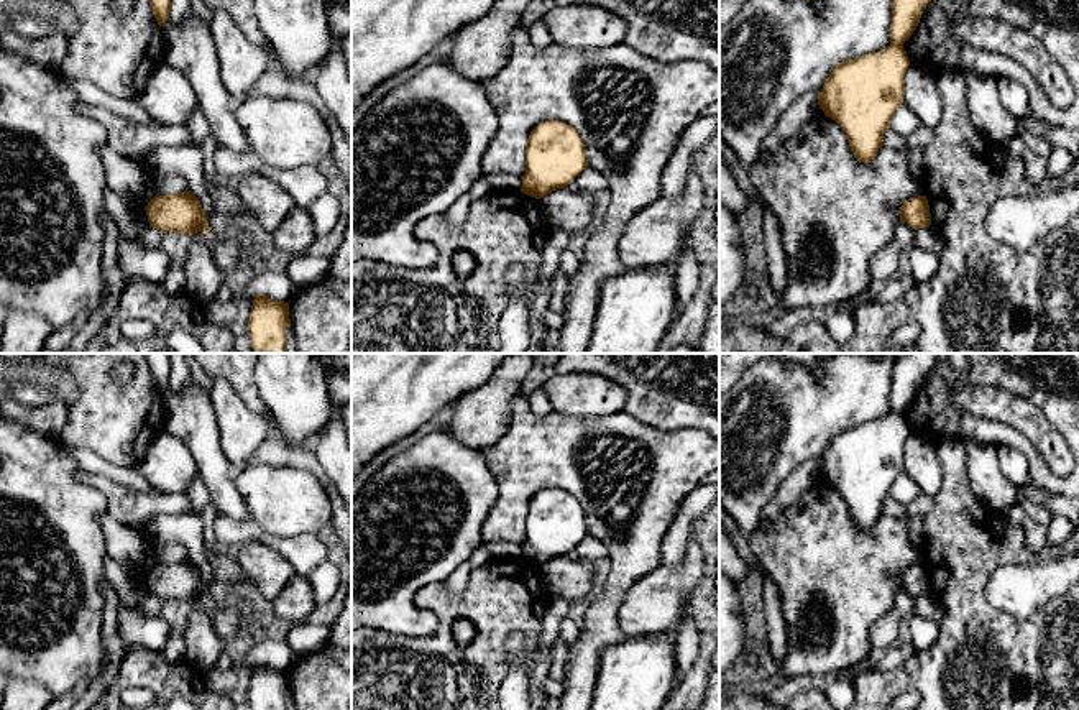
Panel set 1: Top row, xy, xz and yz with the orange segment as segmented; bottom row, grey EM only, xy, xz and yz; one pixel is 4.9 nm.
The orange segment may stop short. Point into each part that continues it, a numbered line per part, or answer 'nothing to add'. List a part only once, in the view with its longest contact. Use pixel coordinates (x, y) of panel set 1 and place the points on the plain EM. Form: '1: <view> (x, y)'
nothing to add

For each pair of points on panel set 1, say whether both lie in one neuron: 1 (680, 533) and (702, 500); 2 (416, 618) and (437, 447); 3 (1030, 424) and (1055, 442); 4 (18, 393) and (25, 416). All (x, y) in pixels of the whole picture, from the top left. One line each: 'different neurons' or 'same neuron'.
1: same neuron
2: same neuron
3: same neuron
4: different neurons

